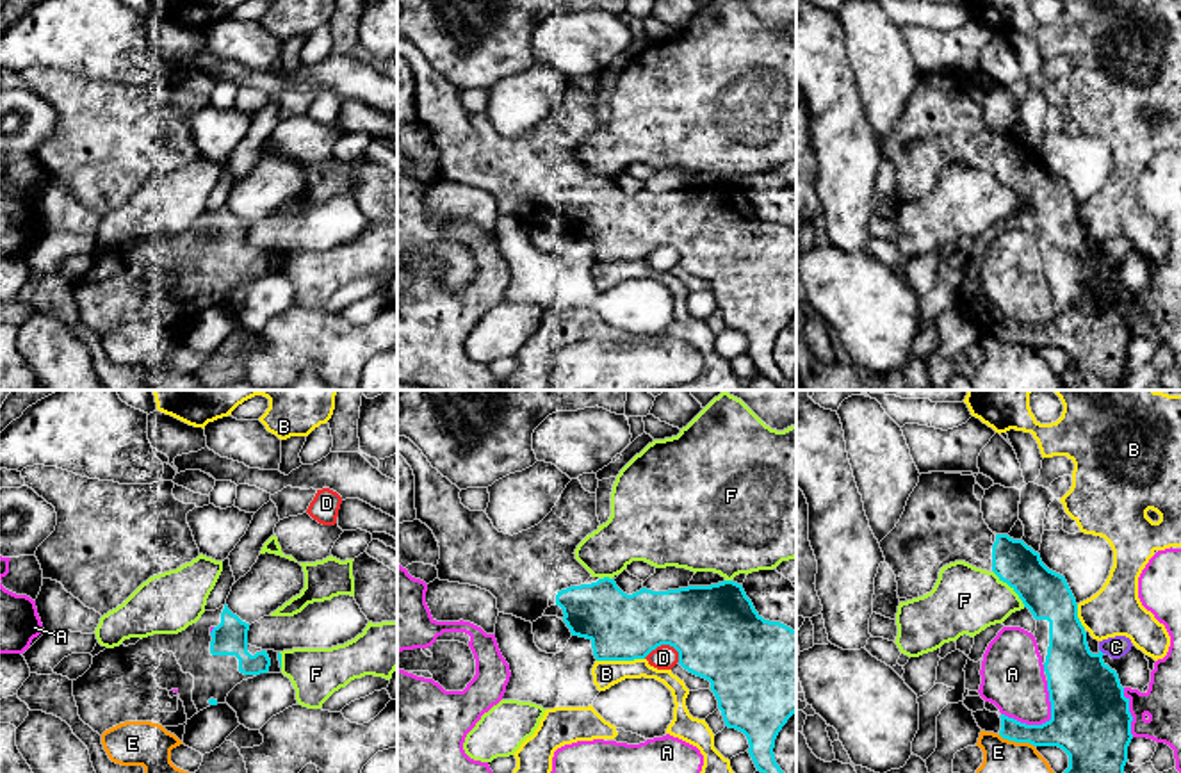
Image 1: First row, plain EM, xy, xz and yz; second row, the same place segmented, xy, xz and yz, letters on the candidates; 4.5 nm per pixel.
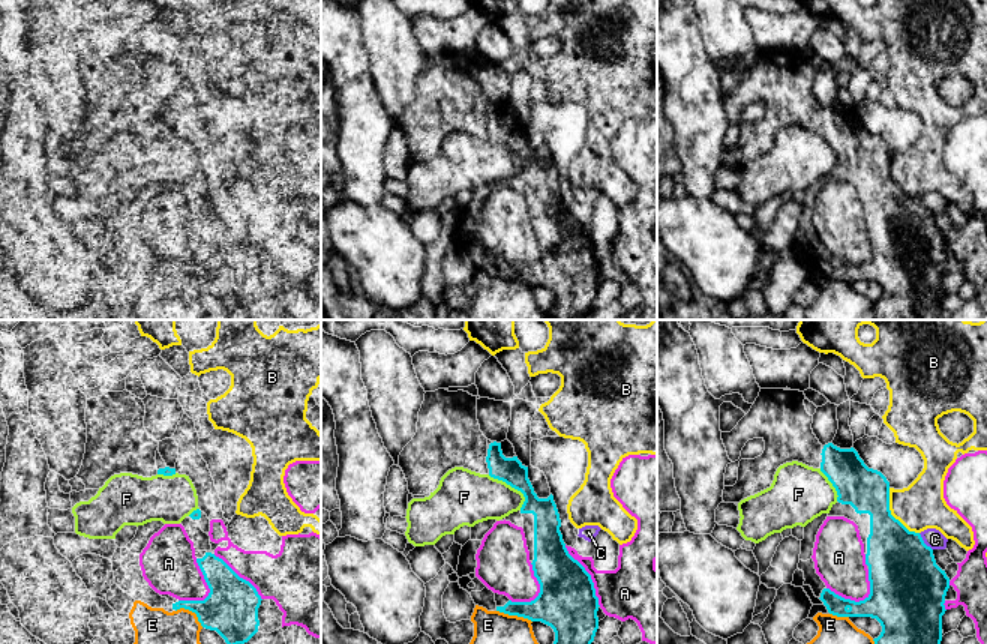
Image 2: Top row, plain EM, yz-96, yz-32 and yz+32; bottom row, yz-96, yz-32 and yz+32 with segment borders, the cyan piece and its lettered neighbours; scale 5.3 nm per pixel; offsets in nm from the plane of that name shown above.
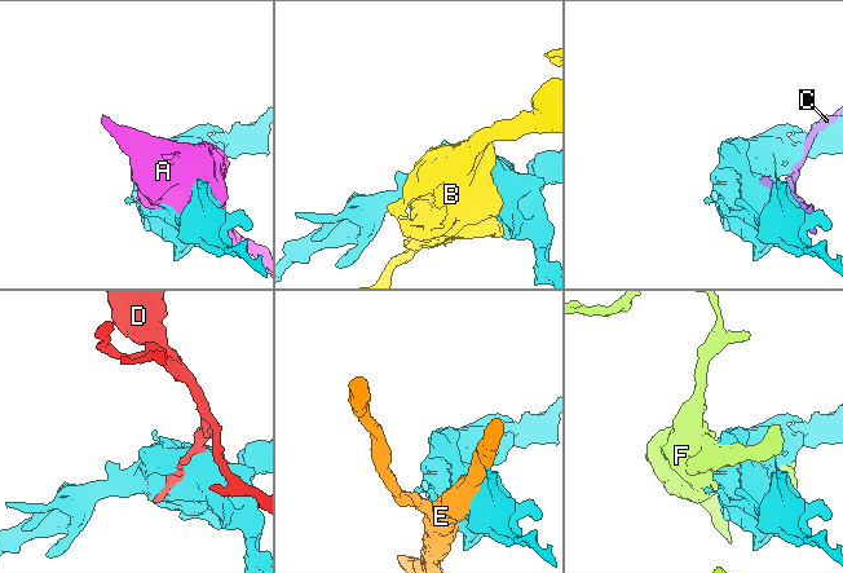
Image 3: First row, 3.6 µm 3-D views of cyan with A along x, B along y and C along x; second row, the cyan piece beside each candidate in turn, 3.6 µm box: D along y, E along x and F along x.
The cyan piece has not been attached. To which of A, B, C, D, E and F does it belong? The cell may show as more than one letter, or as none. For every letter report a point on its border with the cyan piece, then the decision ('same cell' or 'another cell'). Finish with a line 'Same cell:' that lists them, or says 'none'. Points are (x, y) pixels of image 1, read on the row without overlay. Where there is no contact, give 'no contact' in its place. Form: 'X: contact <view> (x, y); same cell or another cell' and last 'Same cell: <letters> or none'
A: contact yz (1046, 323); another cell
B: contact xz (620, 260); another cell
C: contact yz (1101, 253); another cell
D: contact xz (661, 244); another cell
E: contact yz (1016, 342); another cell
F: contact yz (1010, 187); another cell
Same cell: none

